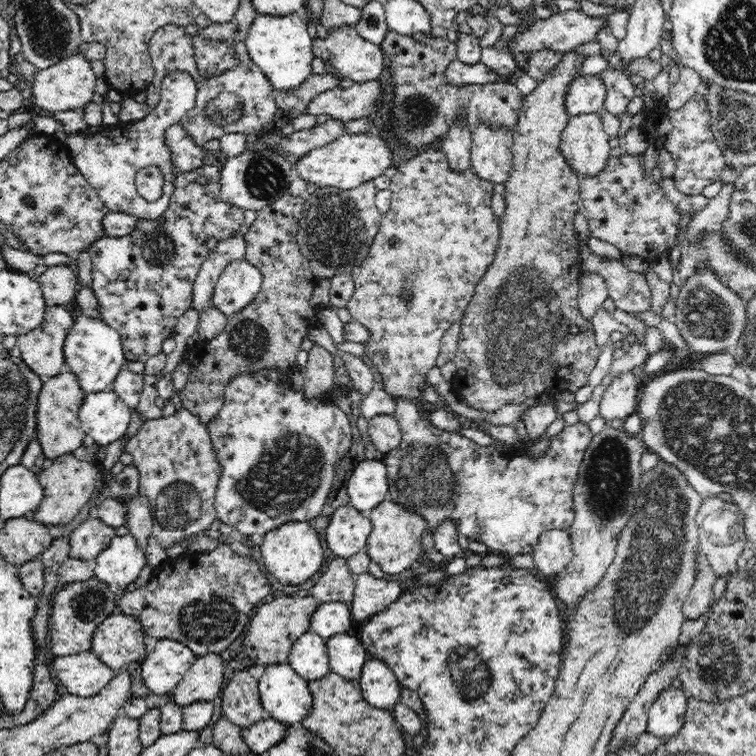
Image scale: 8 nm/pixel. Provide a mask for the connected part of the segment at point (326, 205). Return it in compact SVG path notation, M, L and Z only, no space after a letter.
M374 181L362 183L352 190L342 190L336 187L317 187L312 195L305 198L305 206L302 210L302 218L299 222L297 234L298 244L302 254L310 261L310 268L318 279L333 277L335 274L351 274L359 264L368 257L368 252L378 230L383 213L378 210L375 199L378 188Z

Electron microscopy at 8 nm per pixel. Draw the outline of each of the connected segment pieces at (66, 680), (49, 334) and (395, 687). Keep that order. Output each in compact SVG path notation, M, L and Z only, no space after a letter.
M94 651L57 656L50 668L65 692L84 698L98 694L116 676Z
M50 306L42 324L17 338L16 353L30 370L49 379L65 370L64 341L73 313L63 306Z
M368 658L364 667L360 688L372 706L391 710L401 702L403 686L384 661Z

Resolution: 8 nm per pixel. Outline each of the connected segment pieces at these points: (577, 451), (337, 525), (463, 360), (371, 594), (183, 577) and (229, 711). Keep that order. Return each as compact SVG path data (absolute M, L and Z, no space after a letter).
M398 395L393 398L397 411L396 420L400 424L403 440L382 461L388 470L390 487L386 501L398 502L418 512L426 520L428 532L436 530L444 519L454 519L459 525L460 535L468 537L470 541L486 543L490 552L503 554L508 558L513 554L532 553L544 532L556 528L570 529L575 517L573 488L586 447L594 436L588 425L582 422L567 425L560 434L554 436L549 454L532 463L521 447L512 447L513 451L508 456L503 456L492 446L482 447L470 438L448 430L438 430L430 424L426 413L422 413L416 406L418 400Z
M350 505L338 507L326 528L326 545L339 557L349 559L365 550L373 532L370 517Z
M576 49L563 54L562 60L543 76L543 79L537 83L537 87L531 93L527 94L524 97L524 102L522 102L522 108L520 109L517 126L513 133L513 143L511 146L513 167L510 169L508 180L503 184L506 191L506 208L504 214L499 218L500 236L498 246L492 262L488 265L485 274L482 275L481 281L476 285L471 301L468 303L467 309L460 320L460 334L454 360L457 368L456 374L460 374L462 378L466 378L466 386L460 388L460 396L462 396L460 401L474 410L490 413L499 410L505 405L520 405L527 400L526 392L522 392L522 388L532 386L532 384L536 386L530 392L530 396L534 396L534 399L538 399L541 395L555 398L556 394L564 391L576 395L583 386L588 384L590 373L595 367L595 363L601 352L601 349L595 344L594 332L591 330L591 321L586 319L578 308L579 281L584 270L582 270L581 263L578 260L578 246L580 246L580 242L576 227L574 227L574 220L576 220L576 214L579 212L577 203L580 201L579 182L581 178L568 165L568 161L566 161L566 157L564 157L564 153L560 149L563 130L566 128L571 117L568 109L566 109L565 96L568 94L570 82L579 76L586 59L587 57L584 54L579 54Z
M369 572L357 575L354 586L354 598L350 603L354 622L364 622L376 613L386 610L390 604L394 604L403 595L400 583L401 581L395 577L377 578Z
M219 545L211 552L200 553L198 559L190 553L181 559L168 557L166 562L152 571L146 586L132 592L120 592L118 611L138 617L150 636L182 642L199 657L209 652L221 653L230 648L236 638L245 633L250 617L255 613L254 608L266 596L270 596L270 592L272 587L255 559L237 554L228 545Z
M248 671L238 672L226 682L221 693L222 712L232 723L248 728L267 718L260 700L259 680Z

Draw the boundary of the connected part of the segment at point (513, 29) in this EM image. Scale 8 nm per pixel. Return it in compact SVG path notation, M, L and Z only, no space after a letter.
M506 24L502 27L502 33L496 42L489 48L481 50L481 62L484 62L489 68L498 71L498 73L510 80L513 76L520 73L524 68L523 58L514 55L510 45L519 36L520 30L517 24Z

